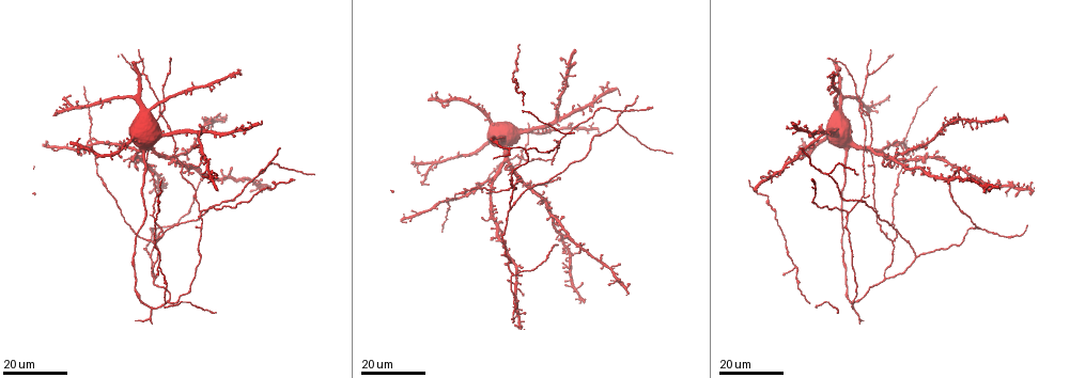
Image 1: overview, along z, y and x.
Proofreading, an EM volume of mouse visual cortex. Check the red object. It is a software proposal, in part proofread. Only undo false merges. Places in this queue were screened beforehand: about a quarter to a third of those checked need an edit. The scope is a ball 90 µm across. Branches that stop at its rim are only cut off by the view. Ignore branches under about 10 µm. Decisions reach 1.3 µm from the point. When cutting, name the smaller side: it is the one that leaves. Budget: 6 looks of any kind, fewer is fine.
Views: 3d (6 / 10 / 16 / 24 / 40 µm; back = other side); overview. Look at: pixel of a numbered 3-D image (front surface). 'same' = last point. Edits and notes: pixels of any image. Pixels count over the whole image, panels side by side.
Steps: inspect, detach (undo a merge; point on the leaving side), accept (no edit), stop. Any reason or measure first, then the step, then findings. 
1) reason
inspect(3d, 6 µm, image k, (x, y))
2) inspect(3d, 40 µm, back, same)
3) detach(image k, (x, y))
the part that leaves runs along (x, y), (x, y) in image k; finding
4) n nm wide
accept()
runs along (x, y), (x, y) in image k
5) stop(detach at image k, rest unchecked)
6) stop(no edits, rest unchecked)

arms part here
inspect(3d, 16 µm, image 1, (517, 157))

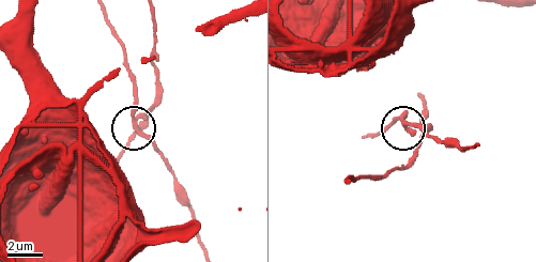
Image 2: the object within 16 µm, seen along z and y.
inspect(3d, 10 µm, image 2, (404, 121))

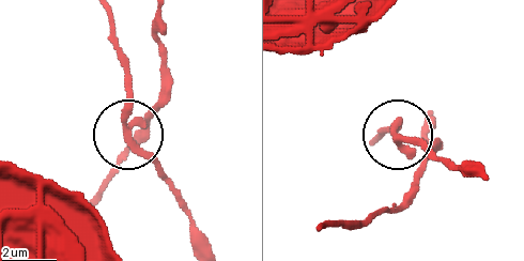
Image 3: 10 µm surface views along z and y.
240 nm wide
accept()
one cell here

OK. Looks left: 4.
three-way junction
inspect(3d, 16 µm, image 1, (154, 276))

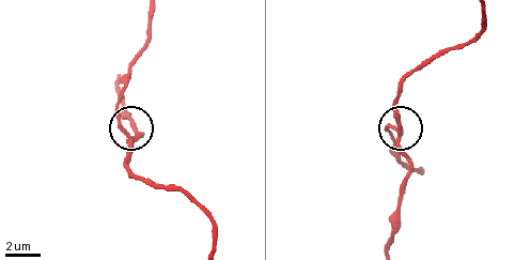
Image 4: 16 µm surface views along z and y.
inspect(3d, 10 µm, image 4, (399, 137))

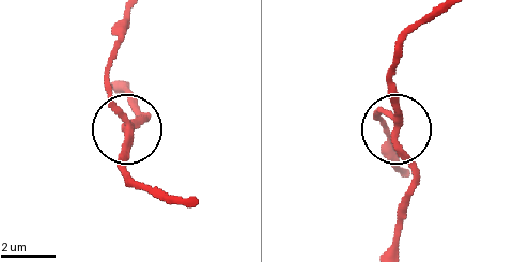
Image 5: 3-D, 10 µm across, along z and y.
240 nm wide
accept()
runs along (403, 171), (376, 117), (385, 111), (397, 125), (397, 70) in image 5; all the same cell

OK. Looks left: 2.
a fork
inspect(3d, 16 µm, image 1, (618, 123))

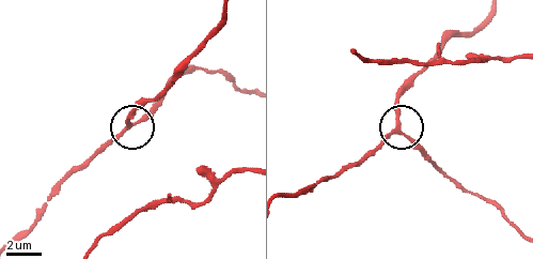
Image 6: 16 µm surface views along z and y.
inspect(3d, 10 µm, image 6, (399, 129))

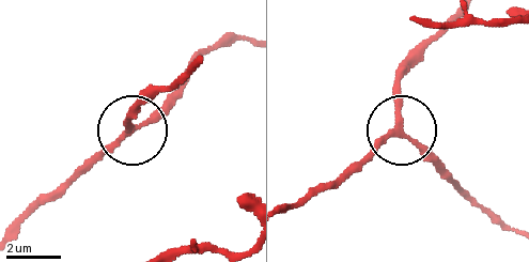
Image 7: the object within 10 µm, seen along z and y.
3 arms
accept()
runs along (291, 207), (345, 183), (393, 135), (401, 61) in image 7; continuous, no second cell

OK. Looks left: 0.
stop(no edits, rest unchecked)

